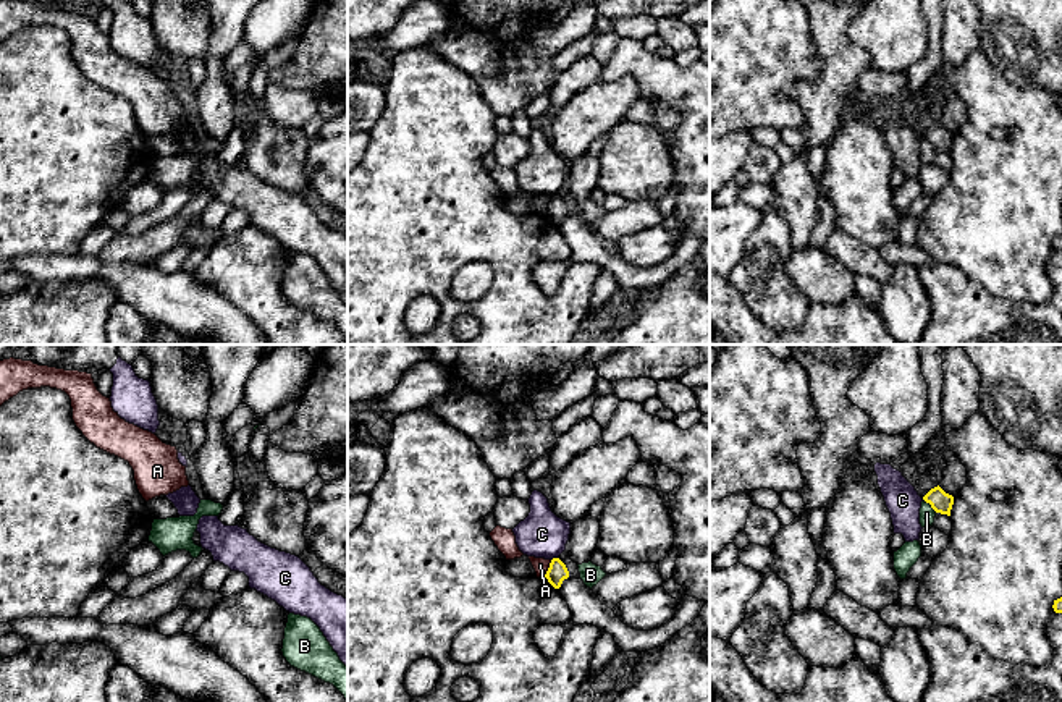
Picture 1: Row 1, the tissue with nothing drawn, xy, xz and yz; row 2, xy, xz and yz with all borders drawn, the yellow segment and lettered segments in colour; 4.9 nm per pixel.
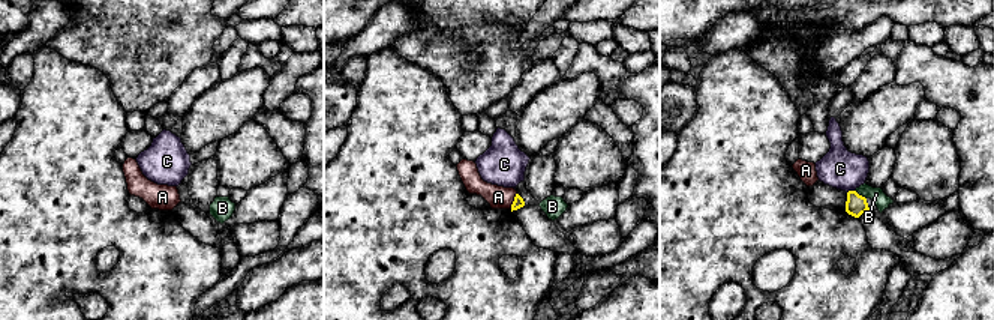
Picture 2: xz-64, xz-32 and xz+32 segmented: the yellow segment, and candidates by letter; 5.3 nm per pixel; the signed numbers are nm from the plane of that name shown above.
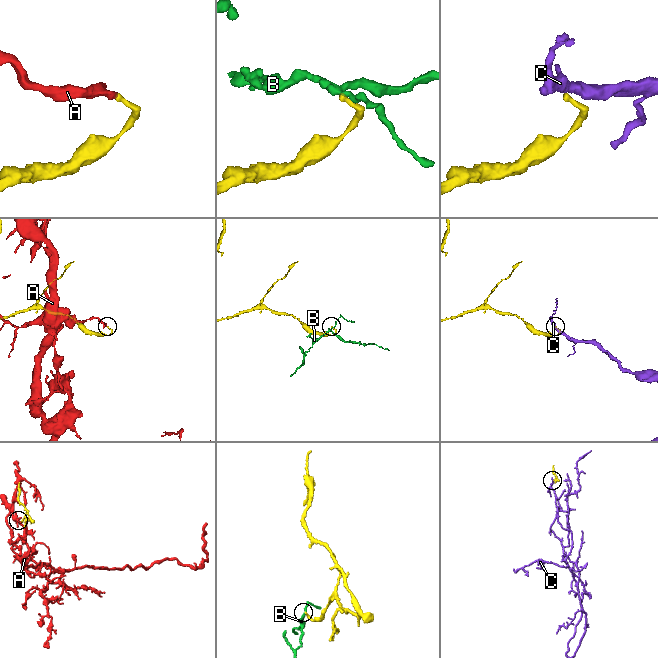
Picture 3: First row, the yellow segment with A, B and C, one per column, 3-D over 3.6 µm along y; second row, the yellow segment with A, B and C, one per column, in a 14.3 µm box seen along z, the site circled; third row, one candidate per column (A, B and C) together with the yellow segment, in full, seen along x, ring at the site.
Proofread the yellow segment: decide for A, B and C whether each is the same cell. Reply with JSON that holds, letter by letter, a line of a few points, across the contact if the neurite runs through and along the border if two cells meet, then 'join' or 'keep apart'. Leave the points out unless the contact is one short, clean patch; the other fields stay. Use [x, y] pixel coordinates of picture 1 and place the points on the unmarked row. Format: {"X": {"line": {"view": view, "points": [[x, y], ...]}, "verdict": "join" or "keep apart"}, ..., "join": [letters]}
{"A": {"line": {"view": "xz", "points": [[552, 198], [543, 212]]}, "verdict": "keep apart"}, "B": {"line": {"view": "yz", "points": [[923, 136], [936, 149]]}, "verdict": "keep apart"}, "C": {"line": {"view": "xz", "points": [[556, 194], [552, 198]]}, "verdict": "keep apart"}, "join": []}

